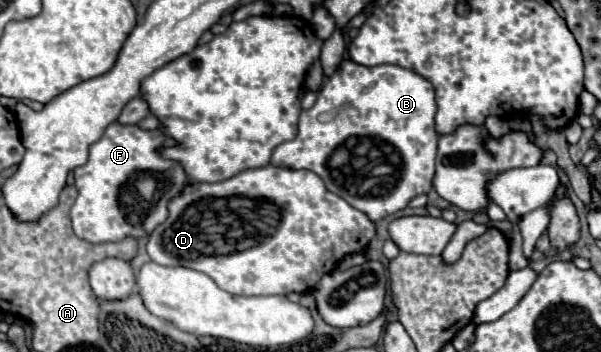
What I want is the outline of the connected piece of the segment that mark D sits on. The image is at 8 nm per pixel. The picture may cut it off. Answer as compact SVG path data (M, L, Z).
M265 165L265 167L255 167L249 171L241 171L241 175L233 175L233 179L223 179L221 183L193 183L189 181L181 195L173 197L169 203L169 215L165 219L165 223L157 225L147 239L147 253L151 257L151 261L159 263L159 265L181 265L181 267L191 267L195 271L207 273L223 291L229 291L233 295L287 295L291 291L295 293L307 293L311 291L317 281L335 269L335 265L349 253L367 253L369 251L369 243L375 237L375 223L361 211L357 211L355 207L351 207L345 199L341 199L339 195L333 195L331 191L325 189L325 185L321 183L319 175L313 175L313 171L297 171L297 169L287 169L287 167L275 167L275 165Z

